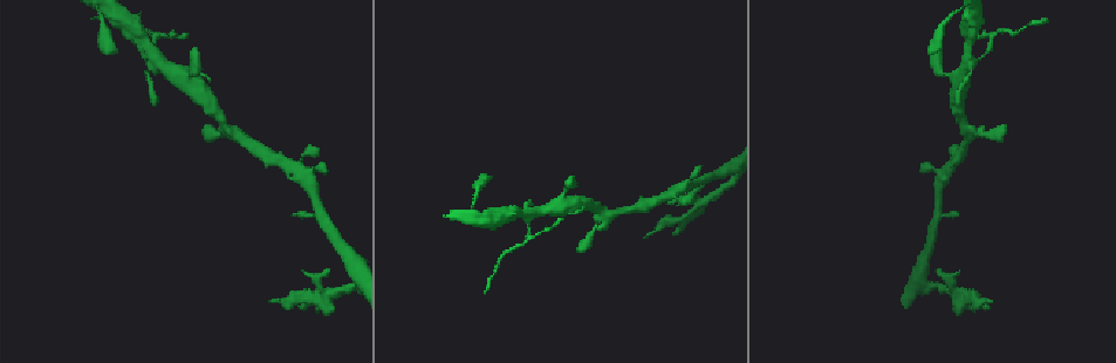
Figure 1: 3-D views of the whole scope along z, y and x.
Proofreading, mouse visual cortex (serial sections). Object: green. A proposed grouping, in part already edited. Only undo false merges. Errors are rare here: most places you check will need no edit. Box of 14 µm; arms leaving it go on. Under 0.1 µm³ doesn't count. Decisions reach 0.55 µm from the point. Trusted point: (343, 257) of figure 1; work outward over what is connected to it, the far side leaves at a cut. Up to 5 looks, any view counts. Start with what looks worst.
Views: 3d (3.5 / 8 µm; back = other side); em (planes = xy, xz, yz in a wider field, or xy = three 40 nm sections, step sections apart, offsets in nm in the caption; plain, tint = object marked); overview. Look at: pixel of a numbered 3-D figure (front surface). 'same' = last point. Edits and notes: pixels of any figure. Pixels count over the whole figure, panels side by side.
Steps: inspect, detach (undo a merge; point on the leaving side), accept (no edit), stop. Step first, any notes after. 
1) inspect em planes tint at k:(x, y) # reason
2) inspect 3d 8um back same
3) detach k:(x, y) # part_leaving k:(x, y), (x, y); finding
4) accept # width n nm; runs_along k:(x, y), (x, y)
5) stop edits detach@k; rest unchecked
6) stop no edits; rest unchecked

inspect 3d 3.5um at 1:(533, 210) # thin arm on a thick one

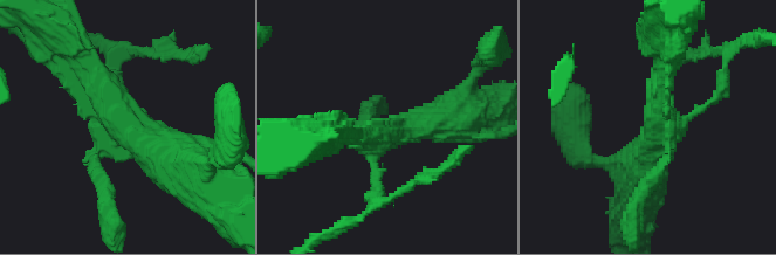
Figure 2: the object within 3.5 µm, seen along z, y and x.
inspect em xy step 1 tint at 2:(656, 124) # now the EM

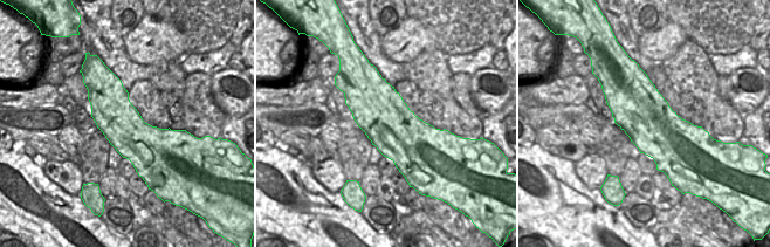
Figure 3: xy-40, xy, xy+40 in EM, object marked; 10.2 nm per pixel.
detach 2:(725, 92) # part_leaving 2:(696, 112), (723, 88), (726, 59), (747, 41); two cells meet here

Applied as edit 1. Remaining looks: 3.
inspect 3d 8um at 1:(702, 201) # sharp bend

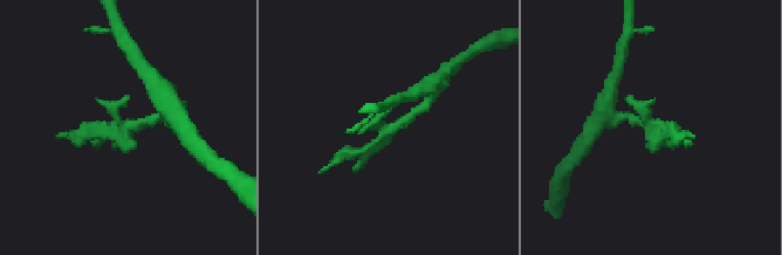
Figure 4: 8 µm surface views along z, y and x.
inspect 3d 3.5um at 4:(128, 130) # closer look

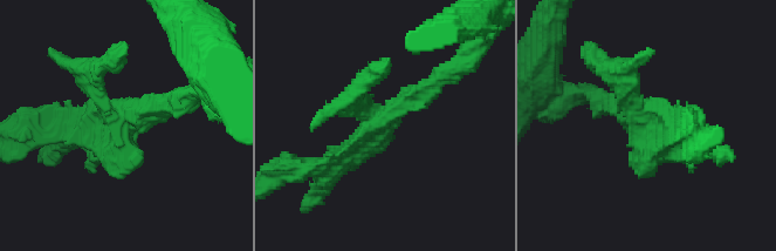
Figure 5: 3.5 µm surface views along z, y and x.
inspect em xy step 1 tint at 5:(121, 124) # now the EM

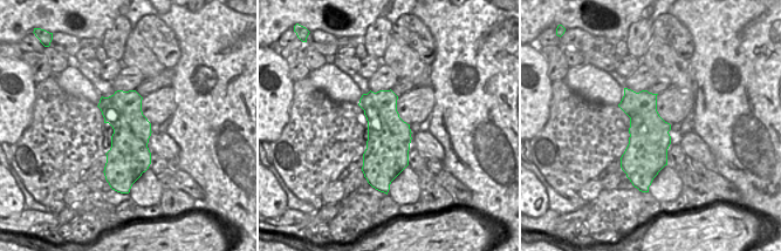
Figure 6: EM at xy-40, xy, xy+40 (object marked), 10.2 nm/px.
detach 5:(109, 115) # width 440 nm; part_leaving 5:(146, 109), (114, 137), (63, 130); a second cell is stuck on

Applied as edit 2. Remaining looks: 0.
stop edits detach@2, detach@5; rest unchecked

